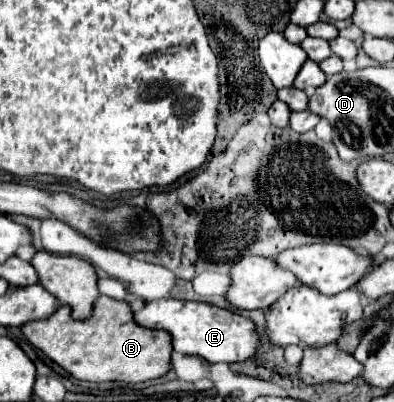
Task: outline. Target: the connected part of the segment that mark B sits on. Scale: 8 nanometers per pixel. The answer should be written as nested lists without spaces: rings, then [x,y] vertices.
[[[105,295],[93,303],[89,319],[75,321],[71,319],[71,309],[59,305],[51,317],[25,323],[21,331],[31,345],[41,349],[53,363],[61,365],[79,381],[141,383],[163,377],[171,369],[171,339],[167,339],[167,333],[135,325],[131,307],[125,301]]]

